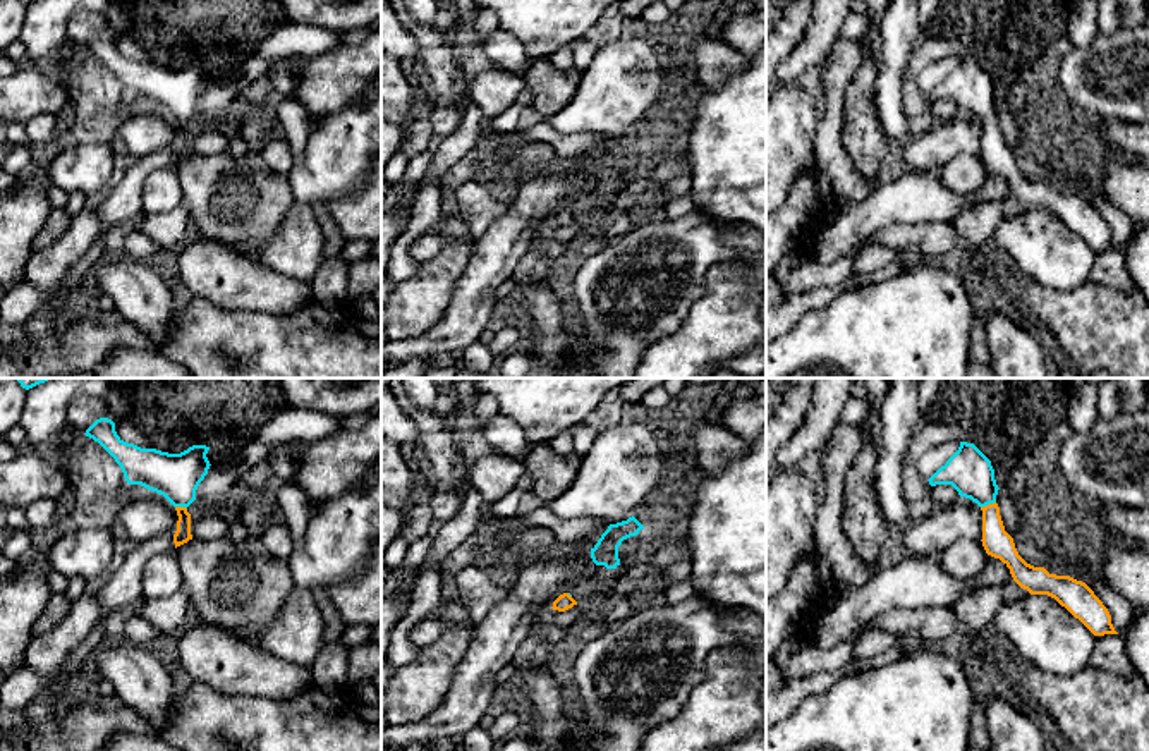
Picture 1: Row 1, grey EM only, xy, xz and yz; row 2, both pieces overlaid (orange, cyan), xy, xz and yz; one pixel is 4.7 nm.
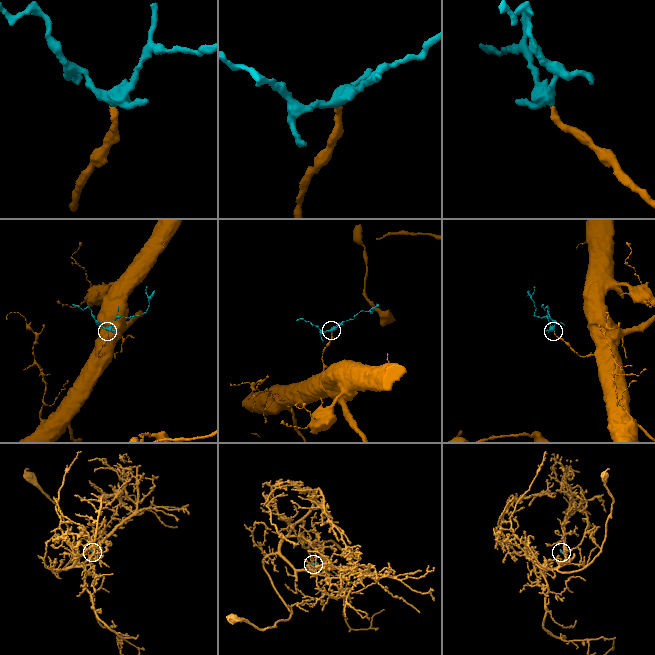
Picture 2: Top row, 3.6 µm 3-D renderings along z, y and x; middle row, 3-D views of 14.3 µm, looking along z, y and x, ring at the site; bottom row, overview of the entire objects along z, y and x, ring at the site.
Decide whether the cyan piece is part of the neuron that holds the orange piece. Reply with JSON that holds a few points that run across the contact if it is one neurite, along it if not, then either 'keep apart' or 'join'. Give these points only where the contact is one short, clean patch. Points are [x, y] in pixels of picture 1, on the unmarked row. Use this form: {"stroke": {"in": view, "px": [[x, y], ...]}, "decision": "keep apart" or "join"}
{"stroke": {"in": "yz", "px": [[997, 157], [990, 119], [969, 86]]}, "decision": "join"}

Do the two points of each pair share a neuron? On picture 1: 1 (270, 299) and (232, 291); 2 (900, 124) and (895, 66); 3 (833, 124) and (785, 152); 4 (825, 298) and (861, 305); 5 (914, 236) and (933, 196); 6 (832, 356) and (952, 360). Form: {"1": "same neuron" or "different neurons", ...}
{"1": "same neuron", "2": "same neuron", "3": "different neurons", "4": "different neurons", "5": "different neurons", "6": "same neuron"}

